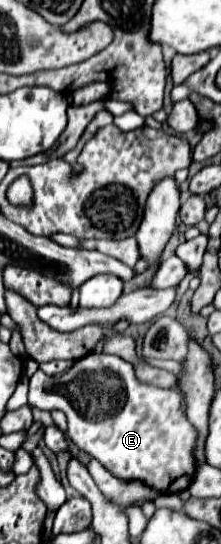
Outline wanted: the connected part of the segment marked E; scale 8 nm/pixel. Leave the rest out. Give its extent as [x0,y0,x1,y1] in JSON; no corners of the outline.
[29,354,197,494]

